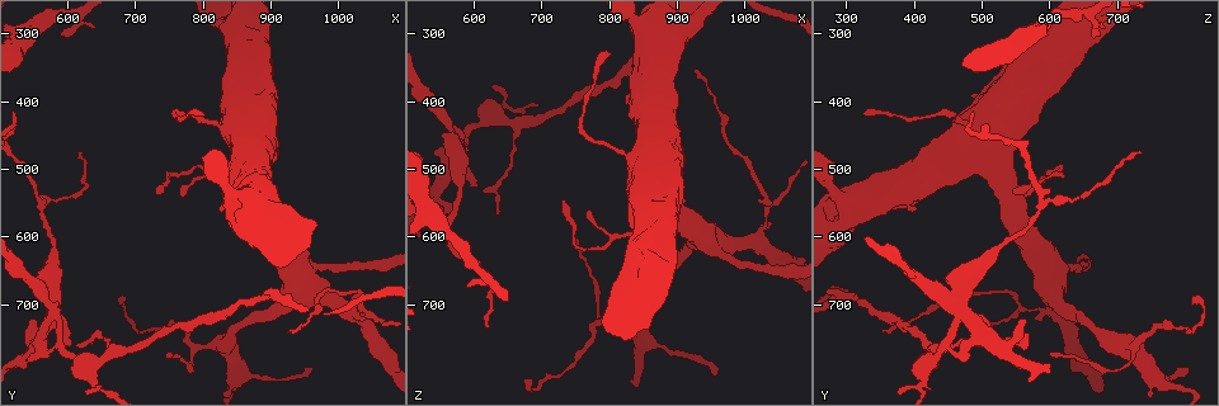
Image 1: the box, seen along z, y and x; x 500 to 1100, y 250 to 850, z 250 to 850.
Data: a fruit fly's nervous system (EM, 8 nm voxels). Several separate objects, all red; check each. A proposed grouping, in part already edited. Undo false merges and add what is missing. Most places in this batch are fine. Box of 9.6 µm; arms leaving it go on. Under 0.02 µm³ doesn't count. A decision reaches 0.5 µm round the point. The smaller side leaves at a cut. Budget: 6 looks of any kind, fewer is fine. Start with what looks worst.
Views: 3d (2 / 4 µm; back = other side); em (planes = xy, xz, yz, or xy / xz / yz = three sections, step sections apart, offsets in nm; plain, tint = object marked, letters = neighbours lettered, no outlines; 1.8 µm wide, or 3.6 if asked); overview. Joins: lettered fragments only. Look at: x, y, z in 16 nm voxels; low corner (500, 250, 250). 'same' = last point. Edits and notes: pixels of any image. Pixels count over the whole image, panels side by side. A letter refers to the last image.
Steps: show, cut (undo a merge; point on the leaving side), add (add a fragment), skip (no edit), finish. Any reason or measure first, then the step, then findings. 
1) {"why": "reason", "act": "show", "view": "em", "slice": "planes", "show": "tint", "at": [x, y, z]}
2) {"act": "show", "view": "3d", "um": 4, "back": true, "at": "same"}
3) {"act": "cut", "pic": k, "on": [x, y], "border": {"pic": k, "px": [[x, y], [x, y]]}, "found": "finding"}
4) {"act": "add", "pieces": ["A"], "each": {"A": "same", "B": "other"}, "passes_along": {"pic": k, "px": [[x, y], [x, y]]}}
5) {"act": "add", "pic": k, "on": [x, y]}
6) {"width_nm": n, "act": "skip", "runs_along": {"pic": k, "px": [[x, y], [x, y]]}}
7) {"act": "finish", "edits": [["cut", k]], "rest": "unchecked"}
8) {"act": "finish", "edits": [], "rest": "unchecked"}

{"why": "sudden change in width", "act": "show", "view": "em", "slice": "xz", "step": 4, "show": "tint", "at": [575, 715, 470]}

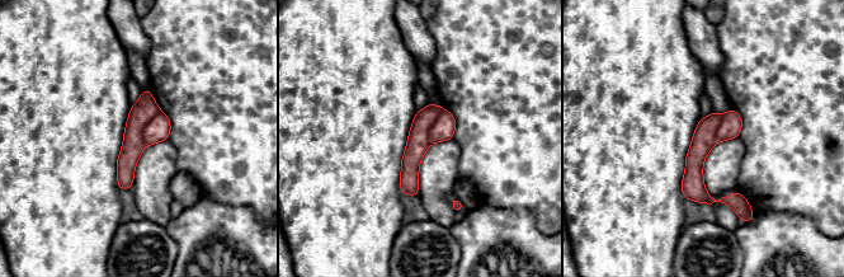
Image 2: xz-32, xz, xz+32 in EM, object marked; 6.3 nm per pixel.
{"why": "cut it another way", "act": "show", "view": "em", "slice": "planes", "show": "letters", "at": "same"}

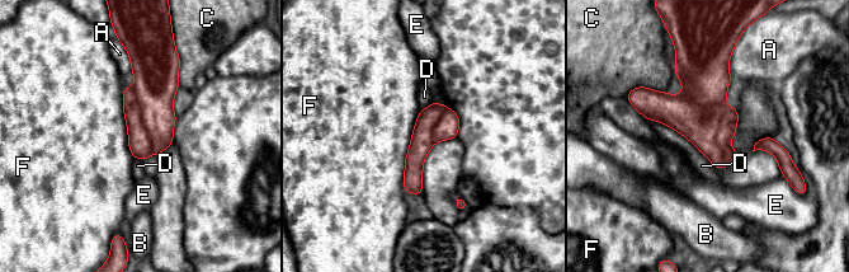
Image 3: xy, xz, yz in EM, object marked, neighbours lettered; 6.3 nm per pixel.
{"act": "cut", "pic": 3, "on": [140, 144], "each": {"A": "other", "B": "other", "C": "other", "D": "other", "E": "other", "F": "other"}, "found": "a second cell is stuck on"}

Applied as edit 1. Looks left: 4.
{"why": "an open end", "act": "show", "view": "3d", "um": 4, "at": [590, 300, 670]}

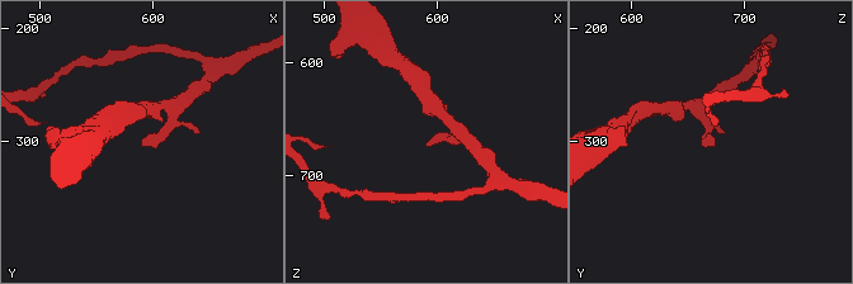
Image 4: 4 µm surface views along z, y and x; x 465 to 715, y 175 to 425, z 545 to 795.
{"act": "show", "view": "em", "slice": "xz", "step": 16, "show": "tint", "at": [588, 300, 674]}

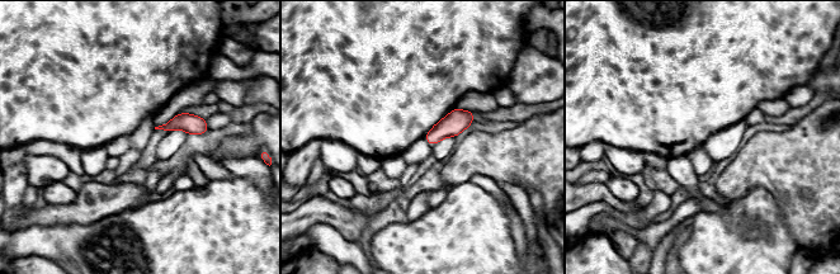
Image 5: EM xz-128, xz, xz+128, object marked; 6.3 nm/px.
{"act": "show", "view": "em", "slice": "planes", "show": "letters", "at": "same"}

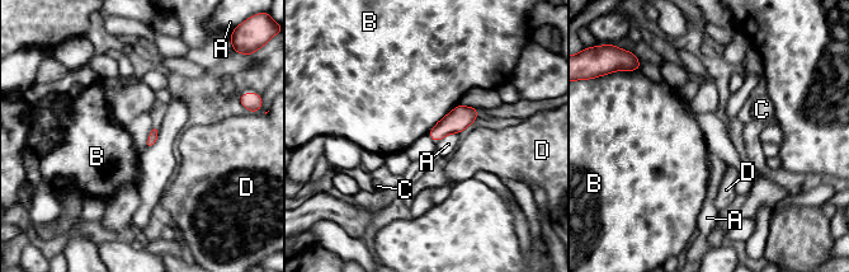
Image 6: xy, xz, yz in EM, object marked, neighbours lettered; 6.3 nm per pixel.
{"longest_contact_nm": ["B", 280], "act": "skip", "each": {"A": "other", "B": "other", "C": "other", "D": "other"}, "border": {"pic": 6, "px": [[458, 103], [427, 134]]}, "found": "no lettered fragment goes on from it"}

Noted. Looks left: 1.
{"act": "finish", "edits": [["cut", 3]], "rest": "unchecked"}

